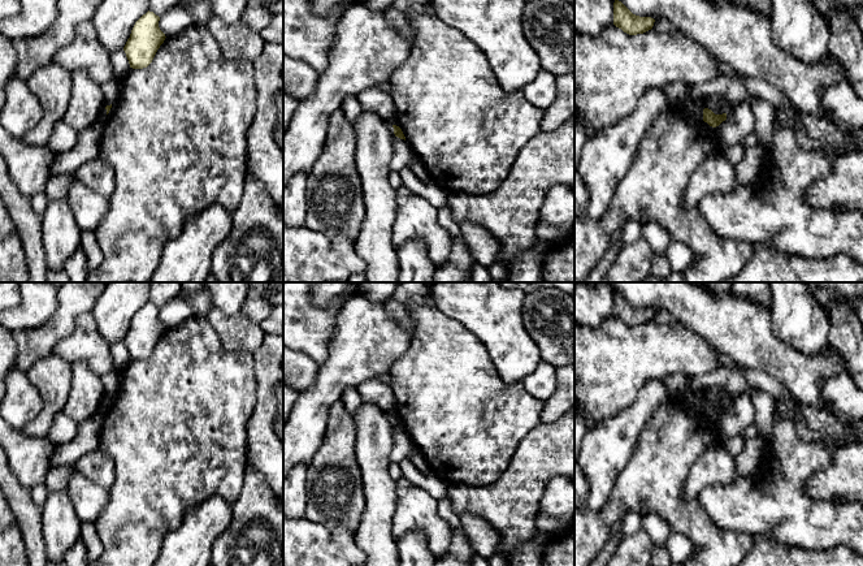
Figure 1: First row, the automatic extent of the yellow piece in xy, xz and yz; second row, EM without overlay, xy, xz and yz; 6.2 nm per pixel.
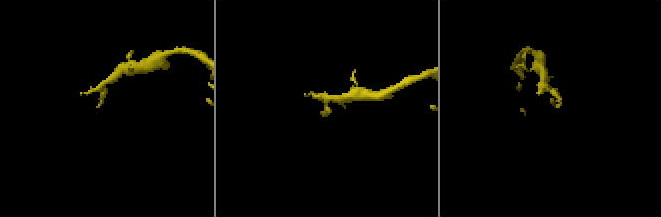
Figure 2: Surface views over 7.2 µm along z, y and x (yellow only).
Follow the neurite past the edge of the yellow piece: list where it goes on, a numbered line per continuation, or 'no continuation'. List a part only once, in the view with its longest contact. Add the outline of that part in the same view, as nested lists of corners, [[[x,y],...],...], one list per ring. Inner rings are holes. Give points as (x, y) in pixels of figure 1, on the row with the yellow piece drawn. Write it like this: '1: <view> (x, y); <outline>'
no continuation

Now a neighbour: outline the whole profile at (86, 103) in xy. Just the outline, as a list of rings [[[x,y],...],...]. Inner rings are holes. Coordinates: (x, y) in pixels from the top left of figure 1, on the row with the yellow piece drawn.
[[[83,69],[71,73],[71,95],[64,121],[77,130],[90,129],[107,107],[100,85]]]

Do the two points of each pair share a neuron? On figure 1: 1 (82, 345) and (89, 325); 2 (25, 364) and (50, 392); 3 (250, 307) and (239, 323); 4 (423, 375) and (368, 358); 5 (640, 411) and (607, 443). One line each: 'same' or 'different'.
1: same
2: different
3: different
4: different
5: same

